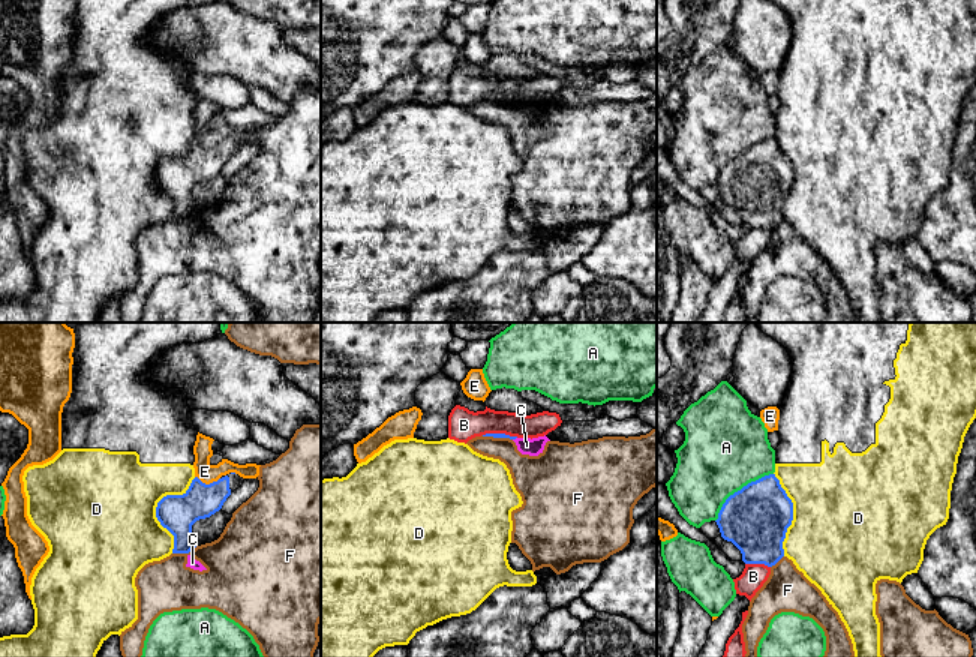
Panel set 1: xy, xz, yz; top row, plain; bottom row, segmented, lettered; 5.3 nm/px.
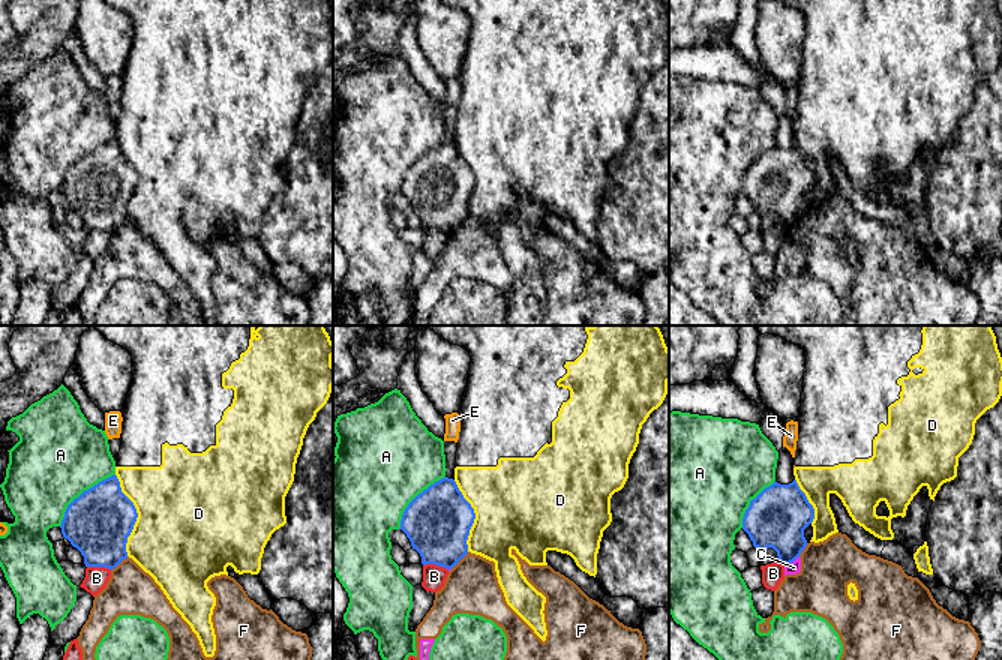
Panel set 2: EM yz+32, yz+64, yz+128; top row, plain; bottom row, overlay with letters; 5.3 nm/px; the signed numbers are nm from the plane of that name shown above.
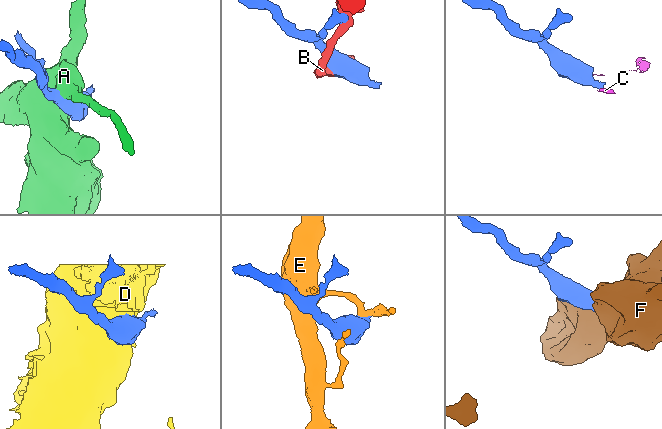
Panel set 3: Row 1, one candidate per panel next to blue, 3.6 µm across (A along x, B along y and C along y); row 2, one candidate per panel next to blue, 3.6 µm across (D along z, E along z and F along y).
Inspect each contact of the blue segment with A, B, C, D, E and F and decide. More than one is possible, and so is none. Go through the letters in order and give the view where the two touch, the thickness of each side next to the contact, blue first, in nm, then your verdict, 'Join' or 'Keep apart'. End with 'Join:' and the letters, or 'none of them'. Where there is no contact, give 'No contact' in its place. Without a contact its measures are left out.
A: Touches blue in yz. Thickness 360 nm (blue) against 460 nm. Keep apart
B: Touches blue in yz. Thickness 360 nm (blue) against 130 nm. Keep apart
C: Touches blue in xz. Thickness 30 nm (blue) against 90 nm. Keep apart
D: Touches blue in xy. Thickness 200 nm (blue) against 500 nm. Keep apart
E: Touches blue in xy. Thickness 200 nm (blue) against 100 nm. Keep apart
F: Touches blue in xy. Thickness 200 nm (blue) against 280 nm. Keep apart
Join: none of them

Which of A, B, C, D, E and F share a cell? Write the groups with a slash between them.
A / B / C F / D / E

